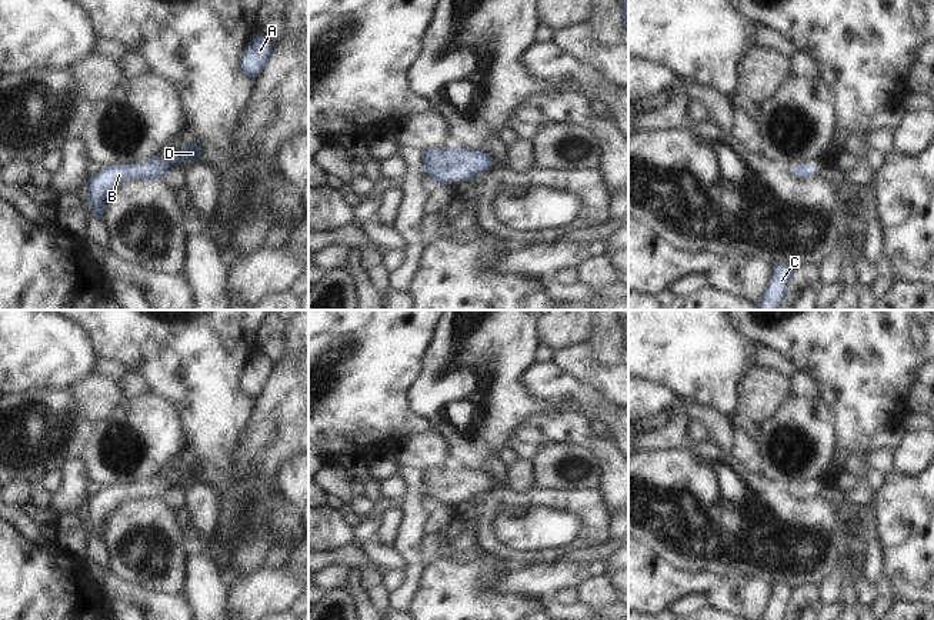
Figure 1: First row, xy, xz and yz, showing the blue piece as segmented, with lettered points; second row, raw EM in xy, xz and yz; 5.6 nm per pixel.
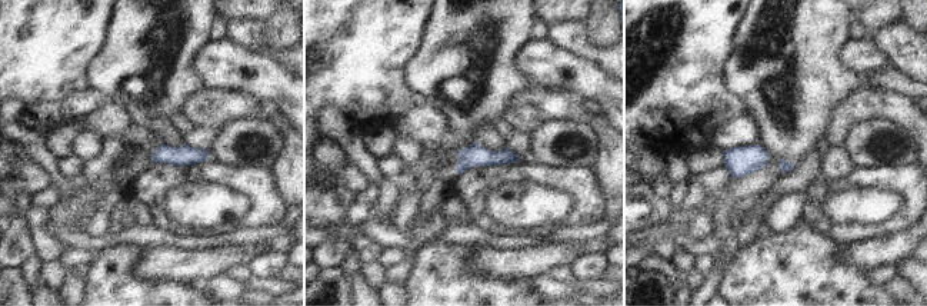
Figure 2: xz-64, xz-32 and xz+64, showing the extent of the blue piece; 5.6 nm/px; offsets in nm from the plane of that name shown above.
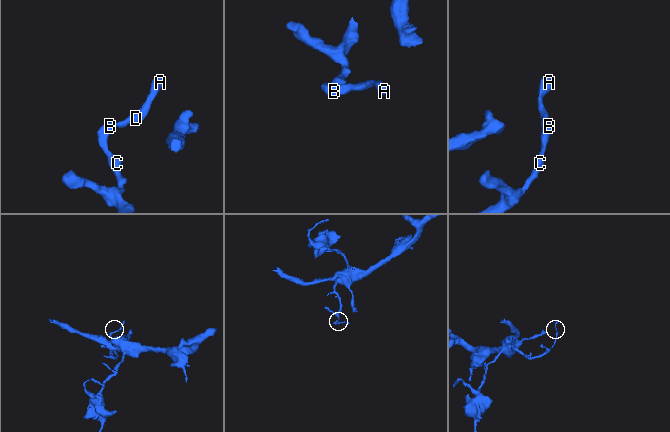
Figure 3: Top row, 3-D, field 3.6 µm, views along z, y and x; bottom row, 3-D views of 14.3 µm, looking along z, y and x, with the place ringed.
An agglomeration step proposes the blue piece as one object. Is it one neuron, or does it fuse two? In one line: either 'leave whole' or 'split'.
leave whole

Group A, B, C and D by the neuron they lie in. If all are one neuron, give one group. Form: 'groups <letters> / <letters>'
groups A B C D

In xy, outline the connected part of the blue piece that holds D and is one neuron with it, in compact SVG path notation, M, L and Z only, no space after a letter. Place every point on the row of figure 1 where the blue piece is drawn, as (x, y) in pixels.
M193 141L184 144L180 153L170 161L153 157L141 161L139 166L134 163L103 167L94 176L89 177L86 184L87 197L93 206L93 213L103 219L104 201L107 196L114 191L120 184L141 177L144 180L159 180L173 166L181 161L190 161L199 156L199 147Z

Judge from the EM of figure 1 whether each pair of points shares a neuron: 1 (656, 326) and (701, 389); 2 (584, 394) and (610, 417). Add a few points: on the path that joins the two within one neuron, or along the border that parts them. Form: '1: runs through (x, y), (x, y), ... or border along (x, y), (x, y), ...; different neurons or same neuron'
1: runs through (671, 342), (701, 373); same neuron
2: runs through (590, 400), (604, 412); same neuron

